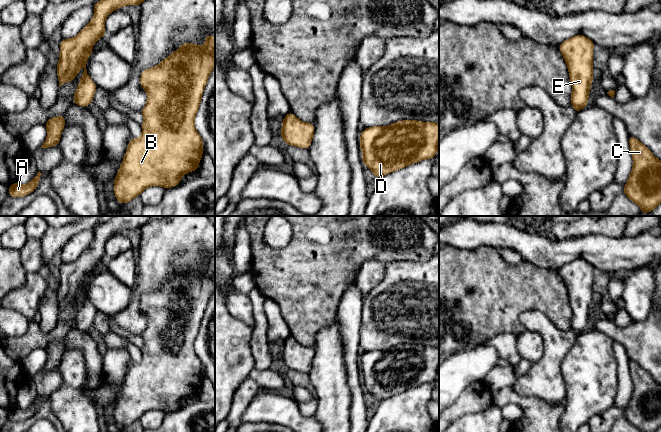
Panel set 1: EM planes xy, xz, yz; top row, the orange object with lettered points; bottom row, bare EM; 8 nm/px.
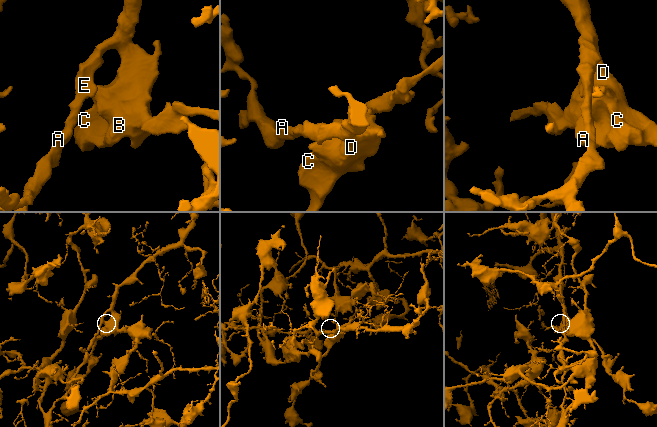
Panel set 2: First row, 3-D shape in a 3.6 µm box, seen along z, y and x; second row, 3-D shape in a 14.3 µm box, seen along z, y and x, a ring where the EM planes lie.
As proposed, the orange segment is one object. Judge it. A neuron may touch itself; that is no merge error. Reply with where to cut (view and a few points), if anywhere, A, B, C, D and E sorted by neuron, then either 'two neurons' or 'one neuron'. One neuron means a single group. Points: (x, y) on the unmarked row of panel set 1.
no cut | A B C D E | one neuron

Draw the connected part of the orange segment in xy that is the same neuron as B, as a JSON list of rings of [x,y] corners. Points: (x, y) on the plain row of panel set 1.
[[[204,260],[203,263],[206,265],[205,270],[186,266],[156,291],[141,297],[140,309],[147,316],[147,326],[141,335],[144,341],[144,346],[141,348],[142,359],[129,365],[124,383],[114,403],[114,418],[116,424],[122,428],[126,429],[150,410],[173,412],[180,408],[181,402],[187,396],[198,394],[203,379],[203,366],[195,352],[194,343],[209,299],[215,291],[215,261]]]

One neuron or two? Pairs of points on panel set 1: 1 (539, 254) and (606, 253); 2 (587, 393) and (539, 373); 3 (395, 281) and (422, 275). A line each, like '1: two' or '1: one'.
1: one
2: two
3: one

